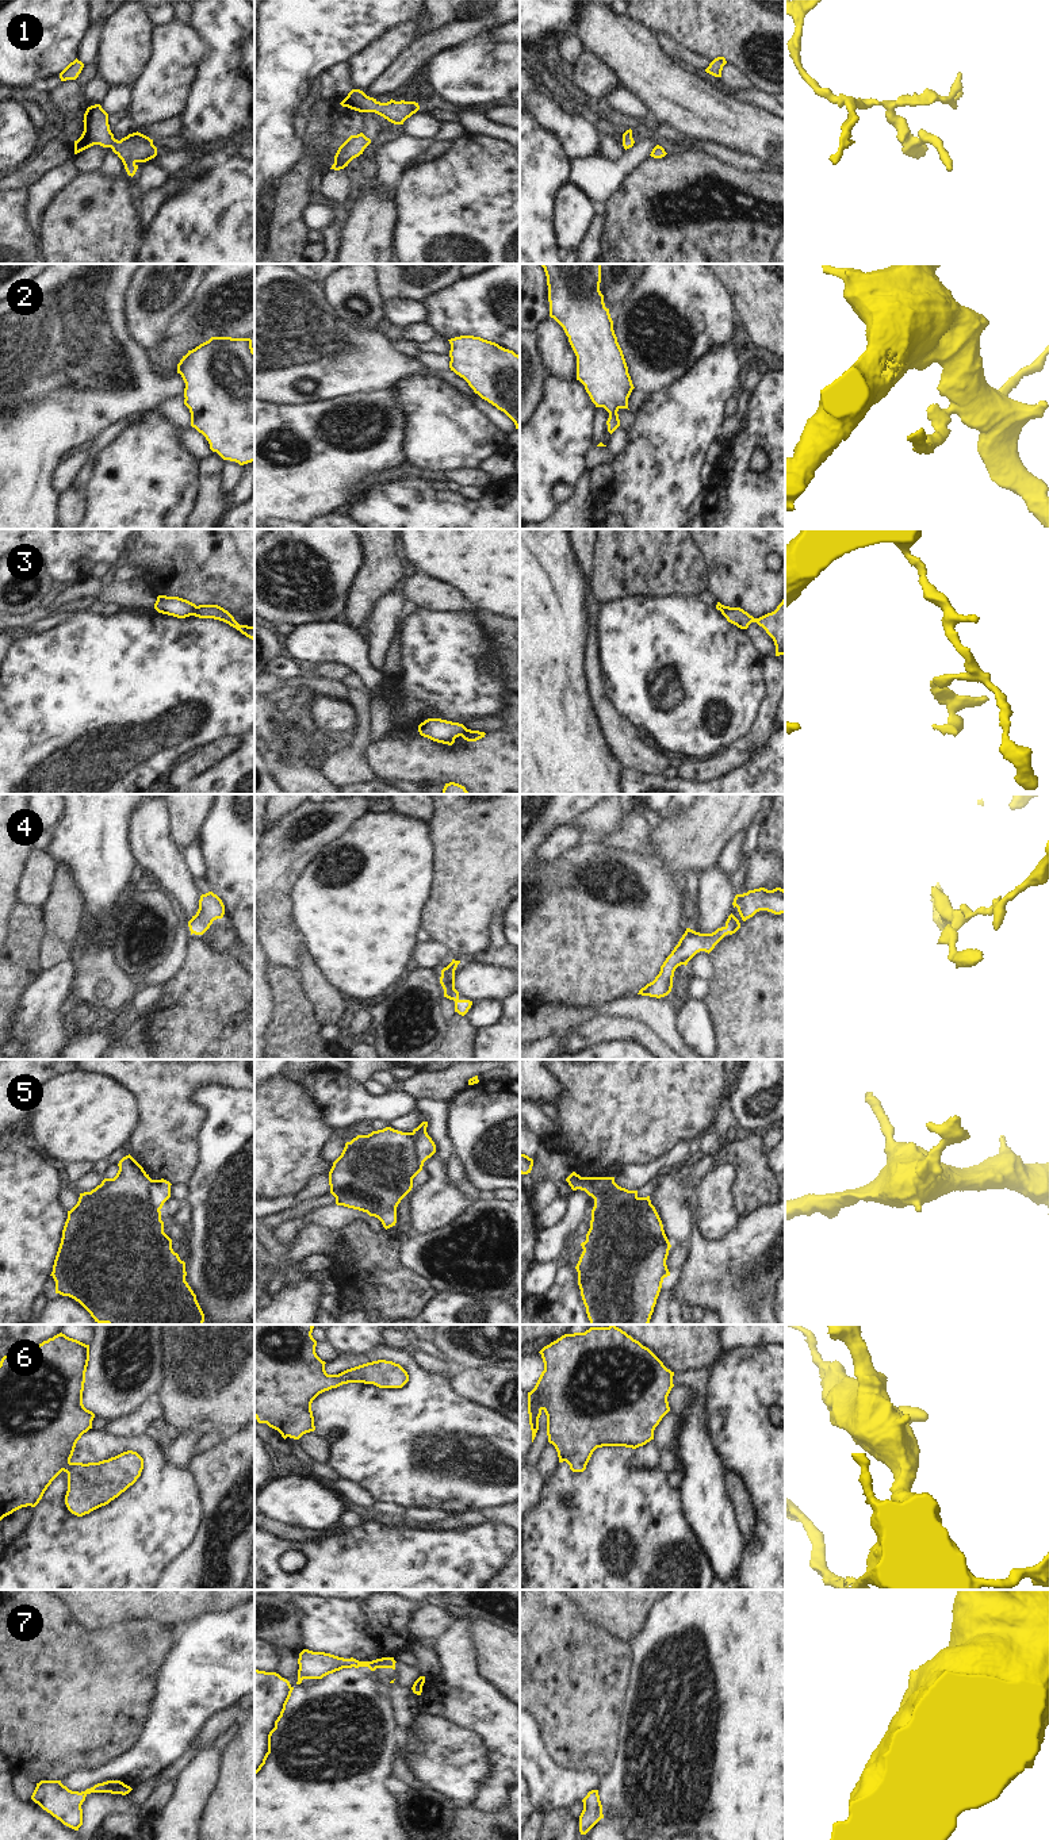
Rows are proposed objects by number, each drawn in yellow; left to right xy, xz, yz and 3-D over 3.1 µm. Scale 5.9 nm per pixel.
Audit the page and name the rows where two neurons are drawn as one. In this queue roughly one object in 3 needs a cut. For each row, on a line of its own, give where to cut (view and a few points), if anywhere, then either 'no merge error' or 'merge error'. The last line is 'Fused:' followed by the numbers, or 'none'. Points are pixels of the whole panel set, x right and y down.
1: no cut; no merge error
2: no cut; no merge error
3: cut in xy along (196, 606), (190, 614); merge error
4: no cut; no merge error
5: cut in xy along (150, 1180), (149, 1202), (159, 1210); merge error
6: no cut; no merge error
7: no cut; no merge error
Fused: 3, 5

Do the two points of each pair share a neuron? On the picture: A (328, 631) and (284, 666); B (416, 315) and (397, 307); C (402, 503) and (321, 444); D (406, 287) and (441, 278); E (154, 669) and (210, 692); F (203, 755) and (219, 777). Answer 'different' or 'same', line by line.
A: different
B: same
C: different
D: same
E: same
F: different

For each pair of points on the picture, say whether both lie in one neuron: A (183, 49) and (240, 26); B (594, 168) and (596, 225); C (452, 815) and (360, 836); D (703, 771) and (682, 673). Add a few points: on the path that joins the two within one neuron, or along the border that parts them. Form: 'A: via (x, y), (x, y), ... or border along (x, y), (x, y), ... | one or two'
A: border along (187, 22), (206, 45), (206, 53), (196, 71) | two
B: border along (603, 203), (597, 206) | two
C: border along (427, 823), (433, 854) | two
D: border along (730, 744), (704, 756), (685, 756) | two

